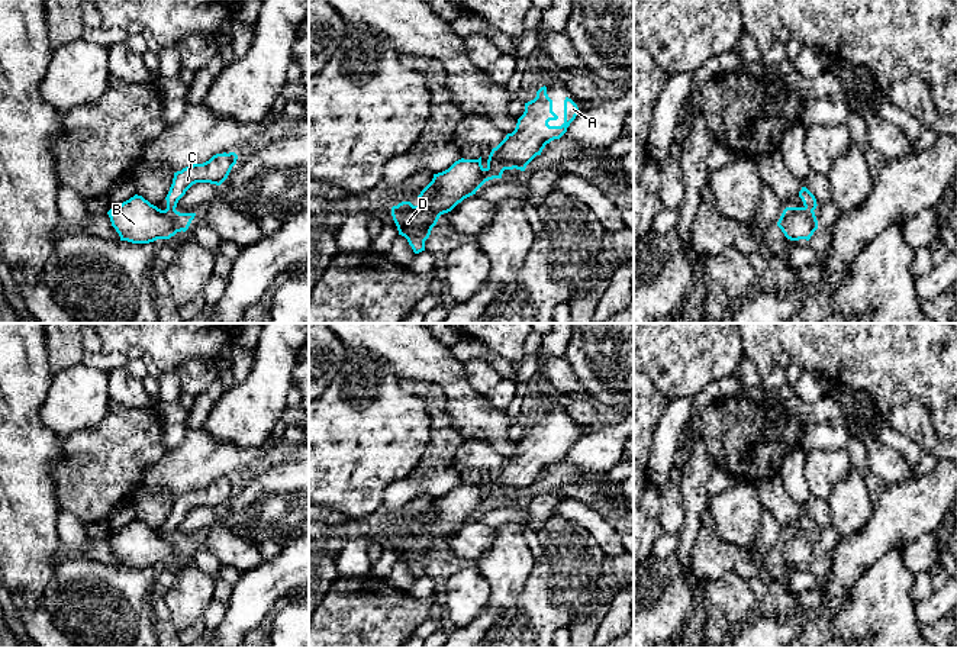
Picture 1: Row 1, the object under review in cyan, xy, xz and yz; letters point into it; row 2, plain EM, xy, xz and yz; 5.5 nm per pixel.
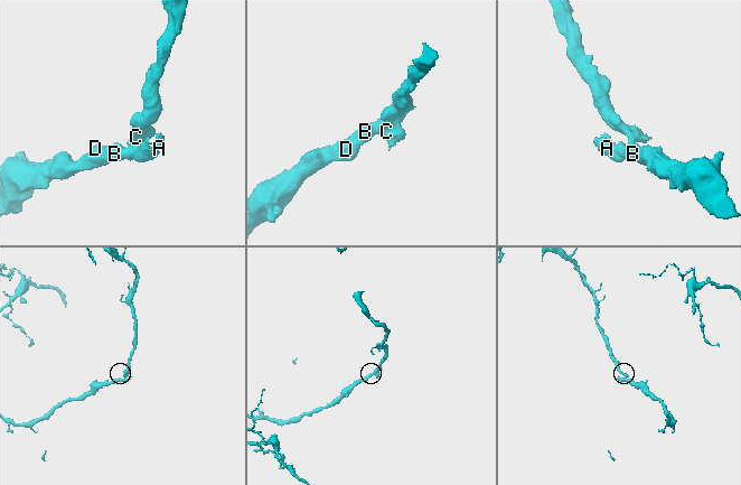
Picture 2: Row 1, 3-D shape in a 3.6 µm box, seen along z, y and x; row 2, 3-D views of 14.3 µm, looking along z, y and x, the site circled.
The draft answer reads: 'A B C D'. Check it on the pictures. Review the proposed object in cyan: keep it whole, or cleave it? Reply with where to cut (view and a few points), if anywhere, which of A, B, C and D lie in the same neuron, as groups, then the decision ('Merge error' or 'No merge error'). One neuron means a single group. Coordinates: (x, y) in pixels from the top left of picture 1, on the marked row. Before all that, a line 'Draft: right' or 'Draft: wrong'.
Draft: wrong
Split along xy (167, 208), (174, 210). Groups: A B D / C. Merge error

